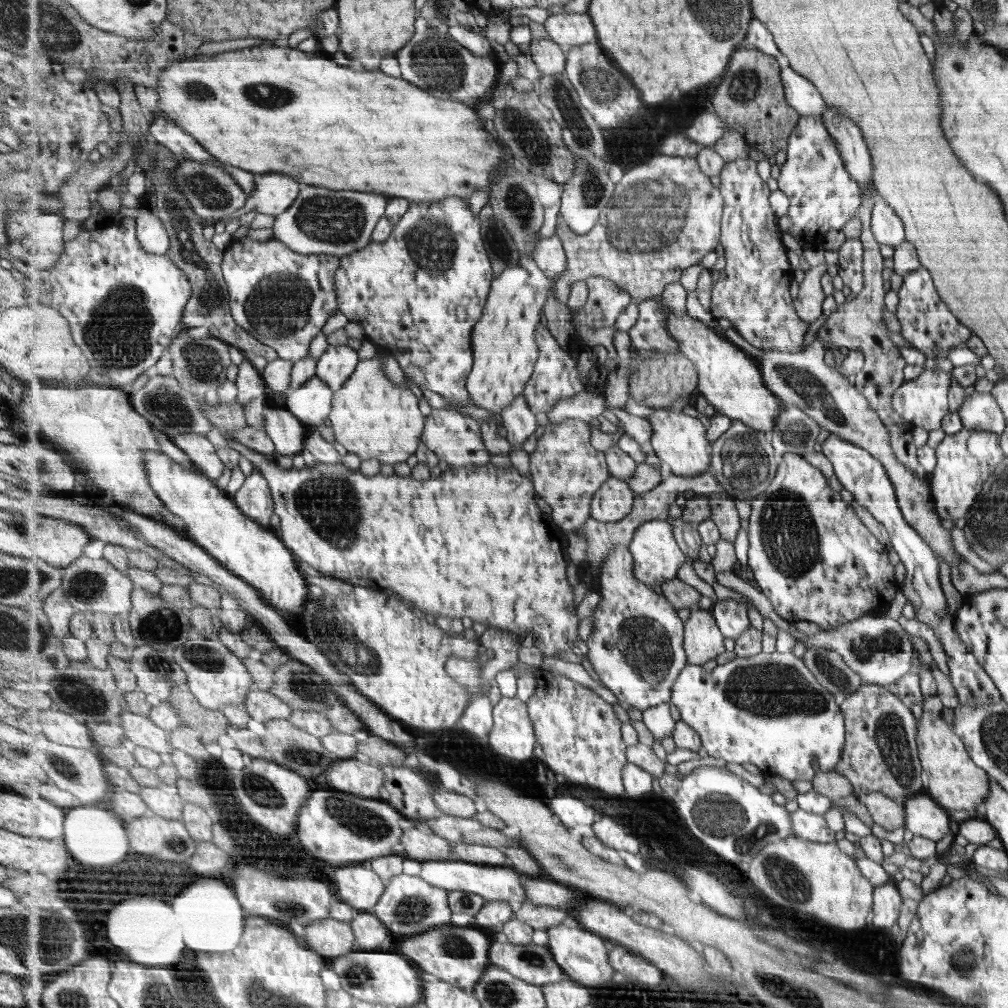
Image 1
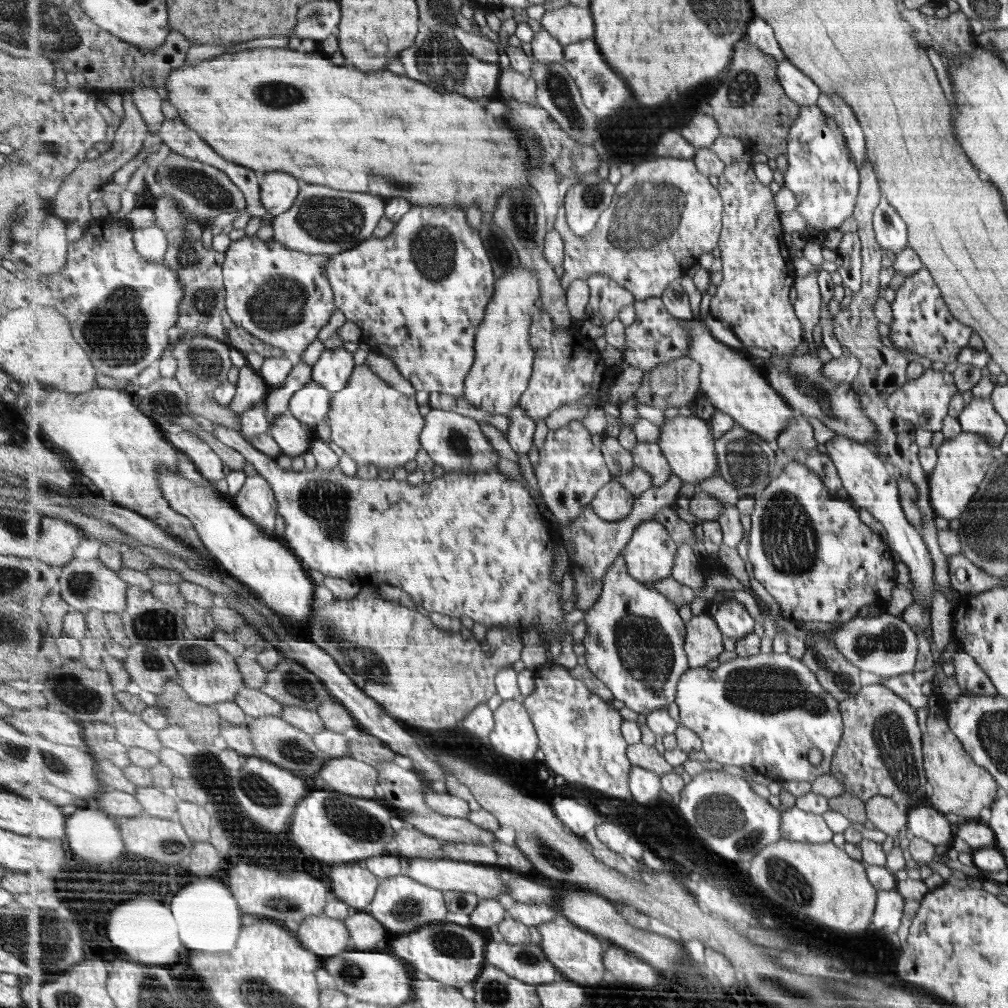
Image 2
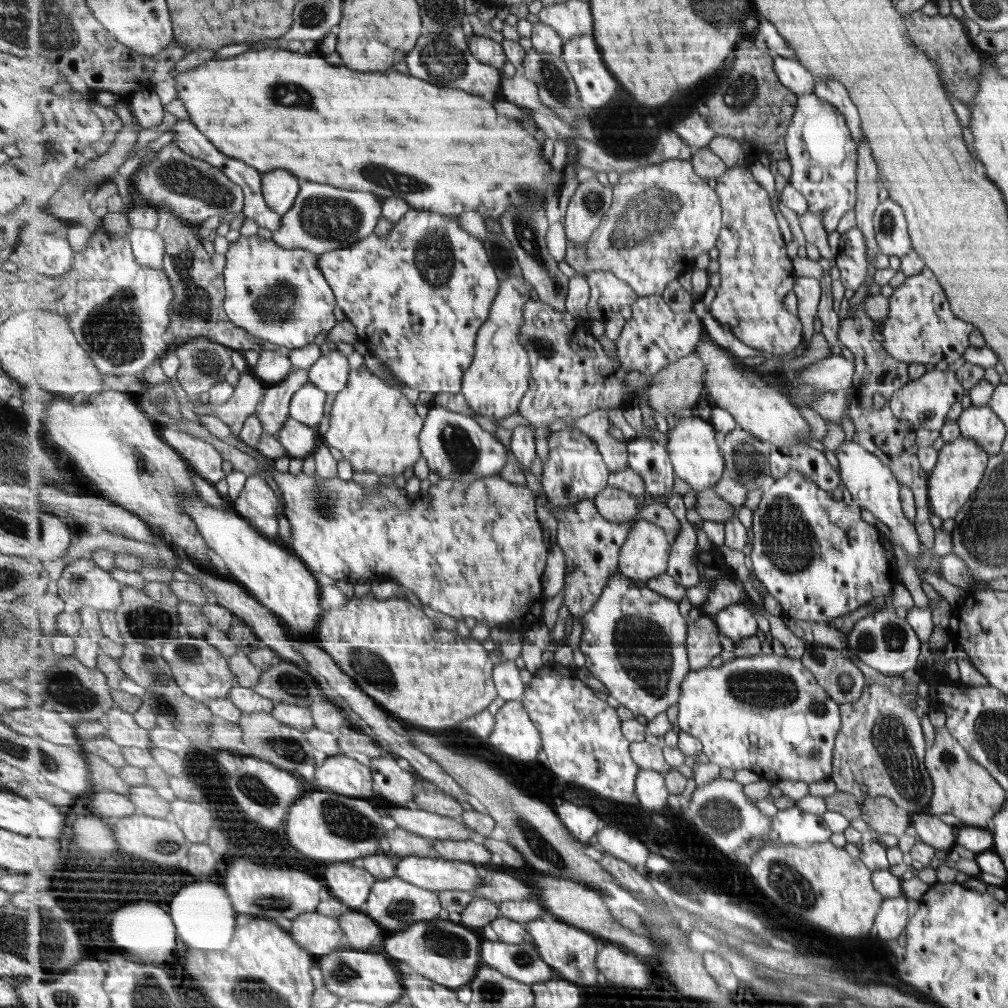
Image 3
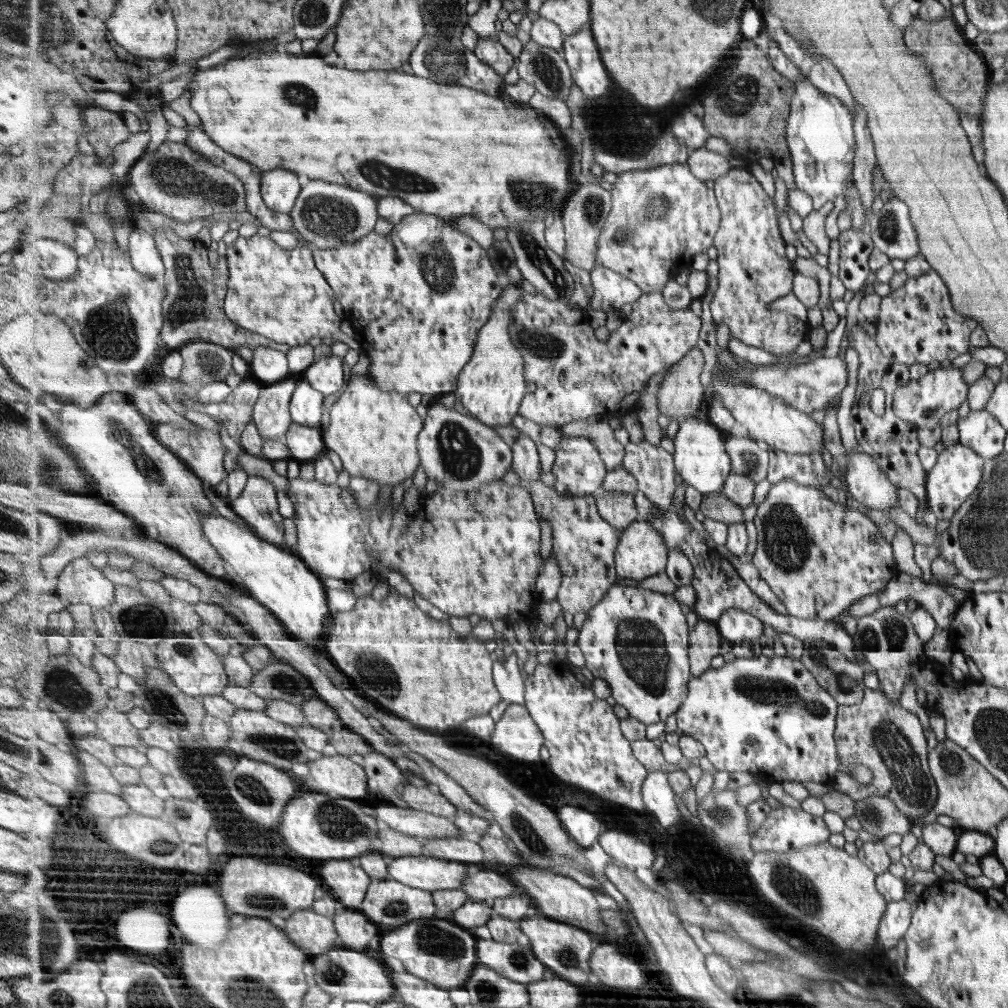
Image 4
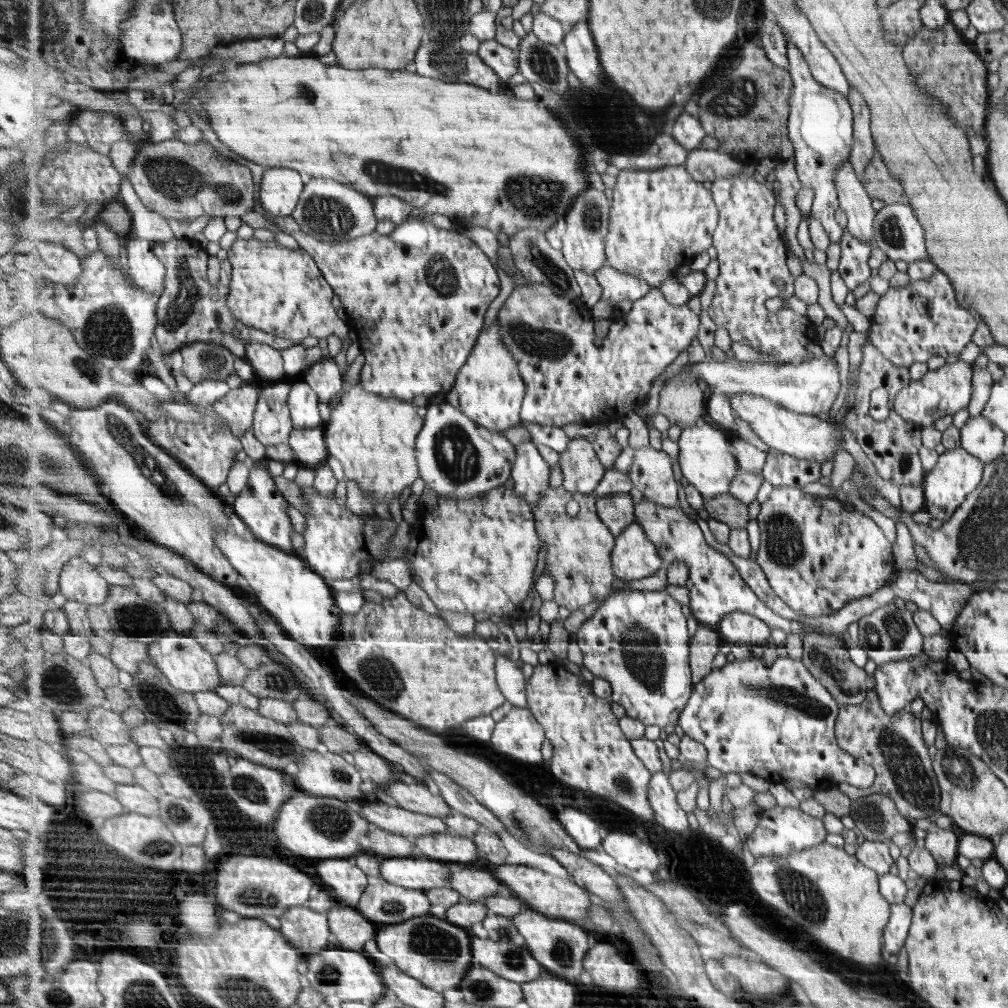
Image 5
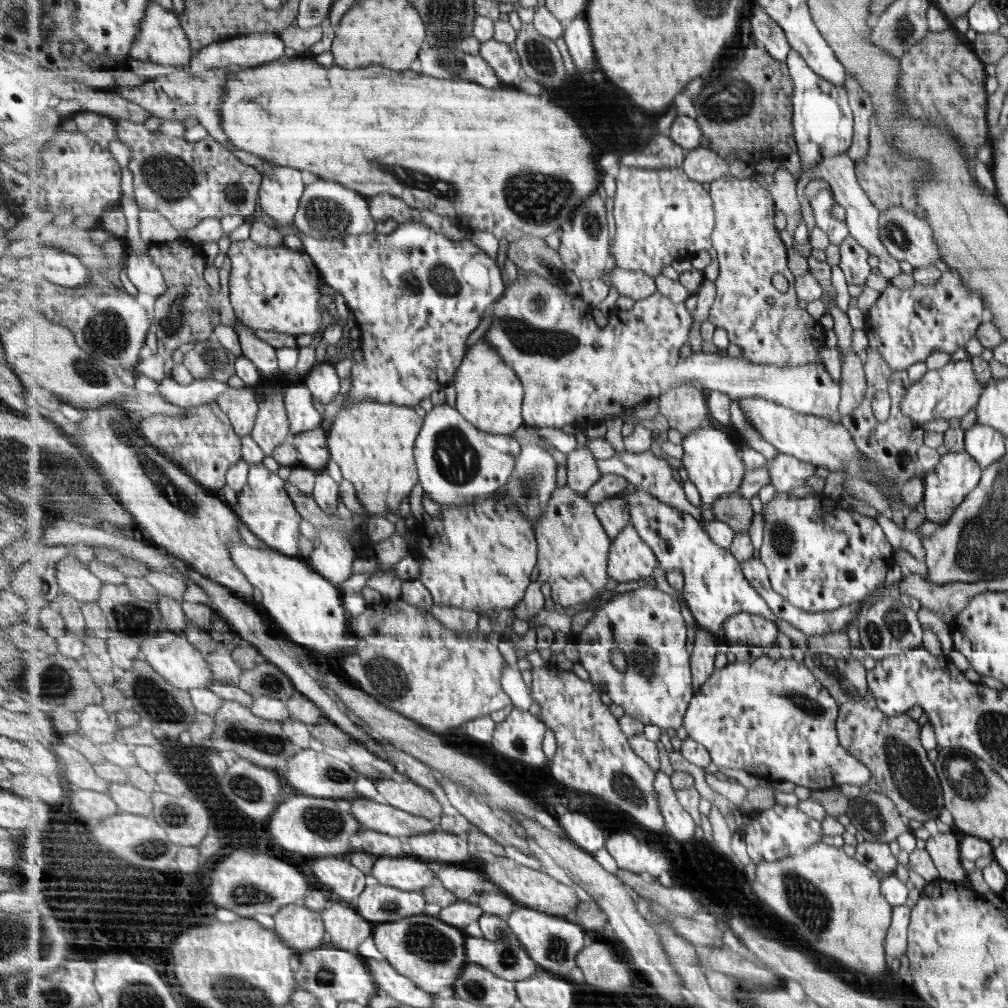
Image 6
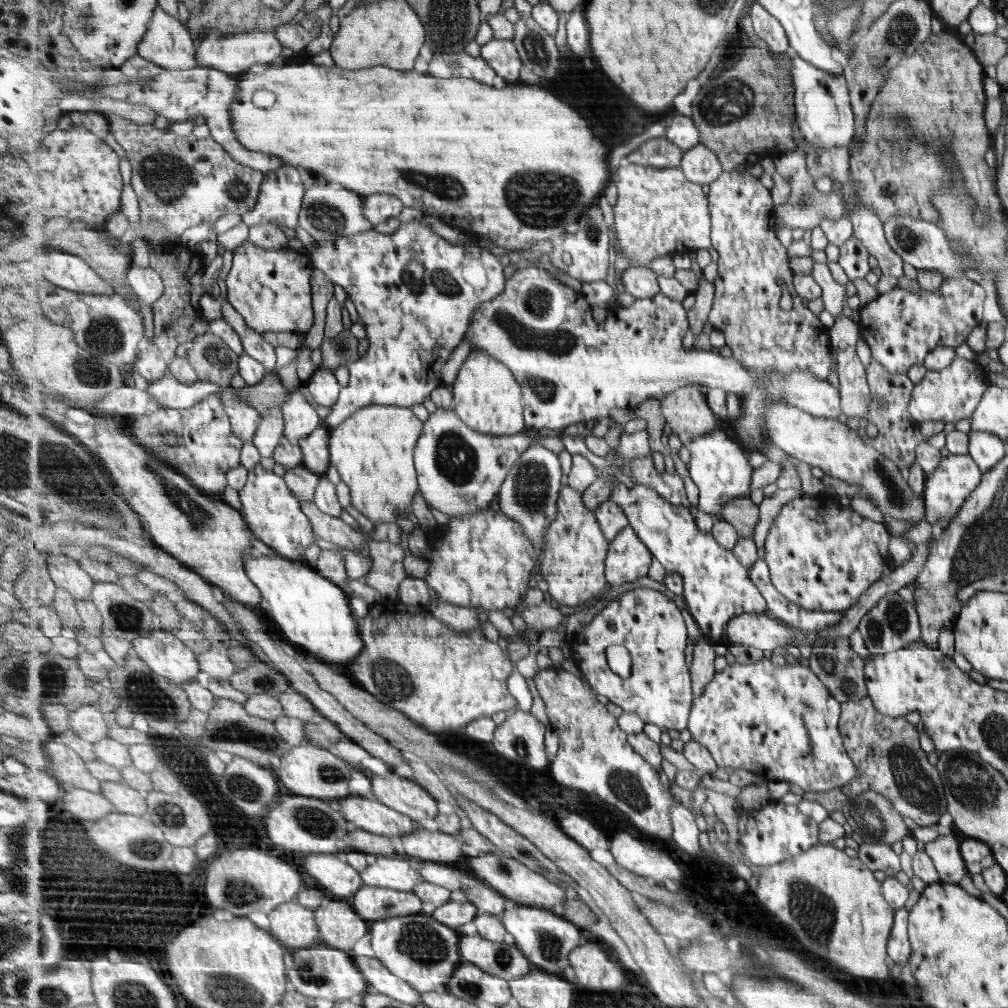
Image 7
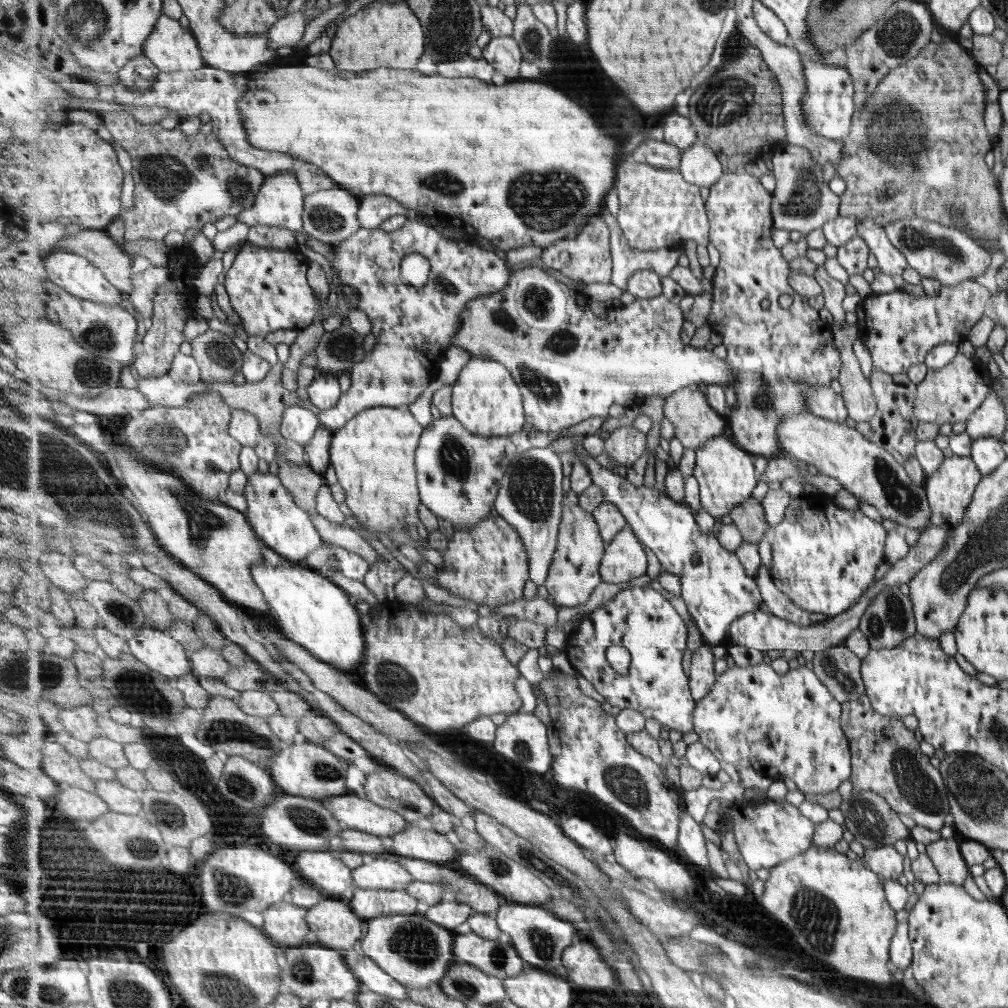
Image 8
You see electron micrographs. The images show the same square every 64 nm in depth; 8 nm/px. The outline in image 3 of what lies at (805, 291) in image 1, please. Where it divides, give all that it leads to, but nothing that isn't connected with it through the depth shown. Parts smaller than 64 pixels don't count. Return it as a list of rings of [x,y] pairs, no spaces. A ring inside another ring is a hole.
[[[800,276],[796,277],[794,292],[798,300],[798,317],[804,324],[804,340],[809,344],[813,340],[813,320],[823,296],[823,288],[819,279]]]

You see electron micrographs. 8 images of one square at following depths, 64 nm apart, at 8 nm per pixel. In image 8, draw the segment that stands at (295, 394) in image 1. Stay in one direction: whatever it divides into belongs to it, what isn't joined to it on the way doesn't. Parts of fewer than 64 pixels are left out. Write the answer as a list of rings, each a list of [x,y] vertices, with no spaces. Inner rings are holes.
[[[291,406],[284,412],[282,433],[286,441],[302,444],[304,447],[313,440],[321,428],[320,418],[305,406]]]

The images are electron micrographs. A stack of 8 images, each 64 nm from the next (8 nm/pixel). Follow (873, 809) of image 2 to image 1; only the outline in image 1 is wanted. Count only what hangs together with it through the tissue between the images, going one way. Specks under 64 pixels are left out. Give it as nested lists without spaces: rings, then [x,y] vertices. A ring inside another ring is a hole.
[[[881,792],[867,794],[861,798],[868,807],[873,822],[879,826],[885,827],[885,830],[893,830],[895,827],[904,826],[903,806],[897,805],[893,800],[887,798]]]

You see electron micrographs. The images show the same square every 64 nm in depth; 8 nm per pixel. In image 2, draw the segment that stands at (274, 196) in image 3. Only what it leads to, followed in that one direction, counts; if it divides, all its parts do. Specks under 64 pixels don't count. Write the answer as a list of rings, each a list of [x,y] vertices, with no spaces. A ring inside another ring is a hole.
[[[253,171],[259,186],[259,198],[269,213],[279,216],[295,204],[301,181],[287,172]]]

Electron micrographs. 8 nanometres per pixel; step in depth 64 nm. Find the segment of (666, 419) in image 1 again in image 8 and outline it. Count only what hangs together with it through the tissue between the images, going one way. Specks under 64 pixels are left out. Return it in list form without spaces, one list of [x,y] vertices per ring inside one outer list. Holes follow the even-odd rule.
[[[717,436],[697,450],[696,459],[693,476],[699,479],[701,508],[712,518],[731,515],[735,506],[747,502],[753,496],[758,481],[755,458],[736,442]]]

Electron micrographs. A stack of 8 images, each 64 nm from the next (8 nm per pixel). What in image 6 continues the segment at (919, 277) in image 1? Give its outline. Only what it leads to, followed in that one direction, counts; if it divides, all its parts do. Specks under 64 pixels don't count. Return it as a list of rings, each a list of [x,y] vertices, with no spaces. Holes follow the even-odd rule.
[[[951,270],[940,272],[935,286],[913,286],[901,290],[885,287],[866,314],[865,332],[869,347],[877,350],[892,370],[906,370],[909,365],[923,363],[933,351],[949,354],[964,347],[974,336],[983,312],[981,293],[967,289]]]

